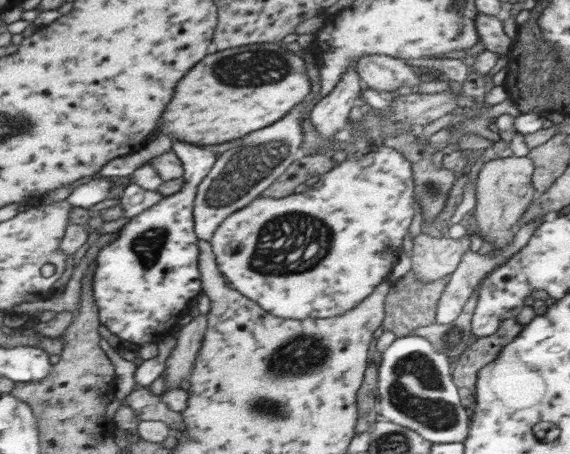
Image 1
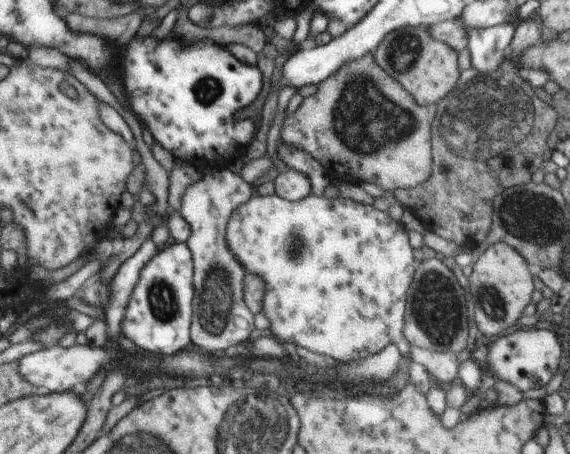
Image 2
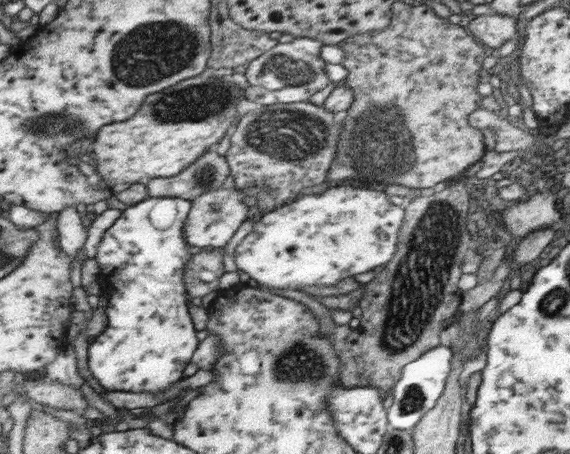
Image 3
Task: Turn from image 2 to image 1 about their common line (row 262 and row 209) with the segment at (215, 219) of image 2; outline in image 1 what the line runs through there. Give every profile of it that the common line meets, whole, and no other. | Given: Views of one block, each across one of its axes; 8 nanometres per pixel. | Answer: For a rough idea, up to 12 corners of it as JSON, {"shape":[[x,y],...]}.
{"shape":[[308,95],[218,154],[193,218],[210,241],[302,157]]}

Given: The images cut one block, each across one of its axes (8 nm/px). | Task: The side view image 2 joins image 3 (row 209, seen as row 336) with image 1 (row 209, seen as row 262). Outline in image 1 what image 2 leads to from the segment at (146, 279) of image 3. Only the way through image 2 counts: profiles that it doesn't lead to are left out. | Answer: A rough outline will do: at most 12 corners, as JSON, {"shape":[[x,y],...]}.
{"shape":[[172,141],[182,190],[95,259],[102,325],[160,342],[201,290],[194,200],[216,153]]}

